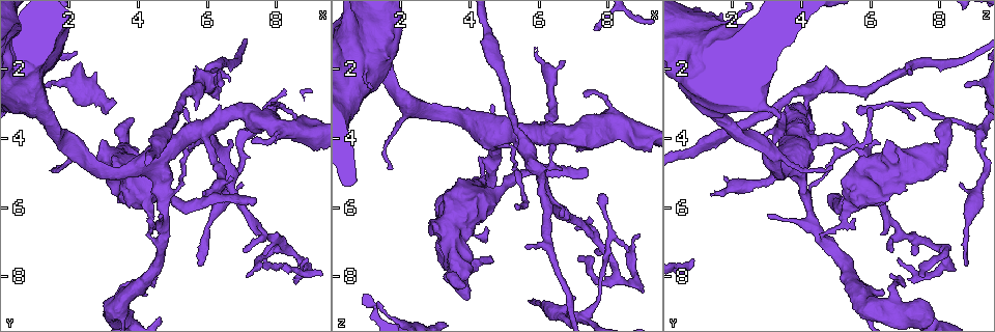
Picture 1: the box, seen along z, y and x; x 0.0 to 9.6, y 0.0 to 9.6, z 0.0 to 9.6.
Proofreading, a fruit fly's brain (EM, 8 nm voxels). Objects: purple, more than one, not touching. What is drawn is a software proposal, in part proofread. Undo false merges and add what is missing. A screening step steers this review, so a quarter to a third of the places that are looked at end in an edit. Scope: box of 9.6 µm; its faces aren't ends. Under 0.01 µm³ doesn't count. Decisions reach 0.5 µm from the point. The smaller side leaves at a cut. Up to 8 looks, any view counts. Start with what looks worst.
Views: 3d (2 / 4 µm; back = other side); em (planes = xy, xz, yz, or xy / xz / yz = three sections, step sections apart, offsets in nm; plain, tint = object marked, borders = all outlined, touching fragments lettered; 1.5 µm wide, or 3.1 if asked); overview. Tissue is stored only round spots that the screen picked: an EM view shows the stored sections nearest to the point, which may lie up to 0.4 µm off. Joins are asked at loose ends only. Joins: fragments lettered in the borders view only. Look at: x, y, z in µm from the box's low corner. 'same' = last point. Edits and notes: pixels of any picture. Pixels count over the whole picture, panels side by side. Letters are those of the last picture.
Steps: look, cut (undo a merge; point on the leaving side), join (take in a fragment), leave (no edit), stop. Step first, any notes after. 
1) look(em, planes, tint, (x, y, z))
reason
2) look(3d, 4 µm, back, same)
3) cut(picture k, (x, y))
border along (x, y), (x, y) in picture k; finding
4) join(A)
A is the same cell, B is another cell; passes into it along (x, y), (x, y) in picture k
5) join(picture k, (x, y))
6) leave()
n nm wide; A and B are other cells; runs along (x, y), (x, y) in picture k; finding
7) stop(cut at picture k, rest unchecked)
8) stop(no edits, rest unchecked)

look(em, planes, borders, (5.75, 7.60, 8.75))
branch stops here

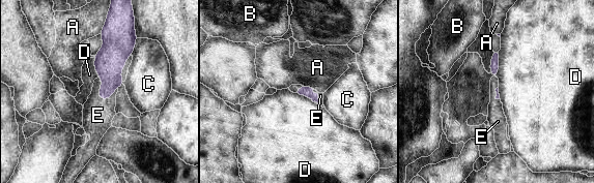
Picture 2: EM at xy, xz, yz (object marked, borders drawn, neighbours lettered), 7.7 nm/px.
join(E)
D touches over 220 nm; E is the same cell, A, B, C and D are other cells; it goes on there

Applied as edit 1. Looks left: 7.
look(overview)
redraw

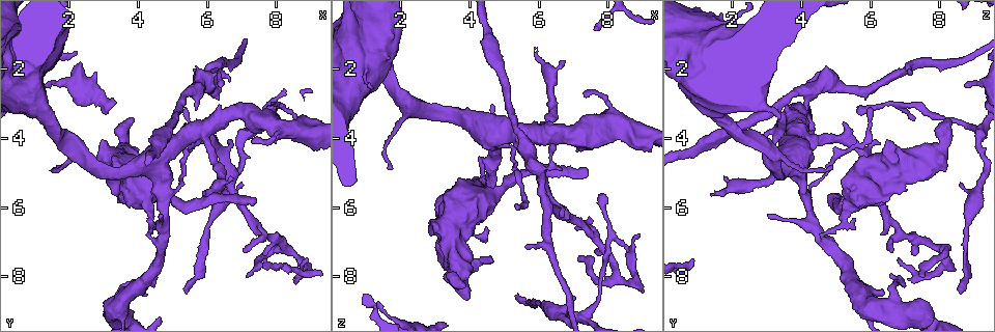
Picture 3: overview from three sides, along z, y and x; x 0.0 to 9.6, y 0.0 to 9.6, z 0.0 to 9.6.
look(3d, 4 µm, (5.95, 5.60, 1.45))
an open end

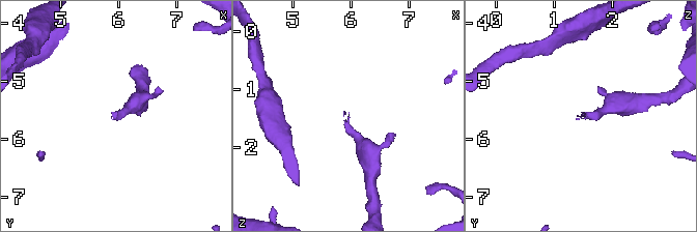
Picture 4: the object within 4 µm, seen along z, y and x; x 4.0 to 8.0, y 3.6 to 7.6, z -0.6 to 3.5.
look(em, planes, borders, (6.00, 5.60, 1.40))
shape alone is not enough

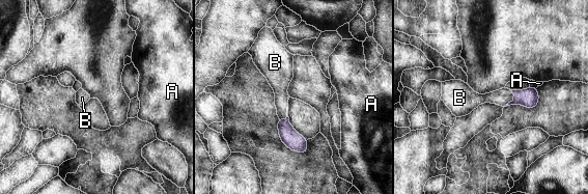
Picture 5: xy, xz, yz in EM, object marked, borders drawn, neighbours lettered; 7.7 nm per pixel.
join(B)
B is the same cell, A is another cell; passes into it along (289, 137), (287, 116), (280, 85) in picture 5; the cell continues

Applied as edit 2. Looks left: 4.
look(overview)

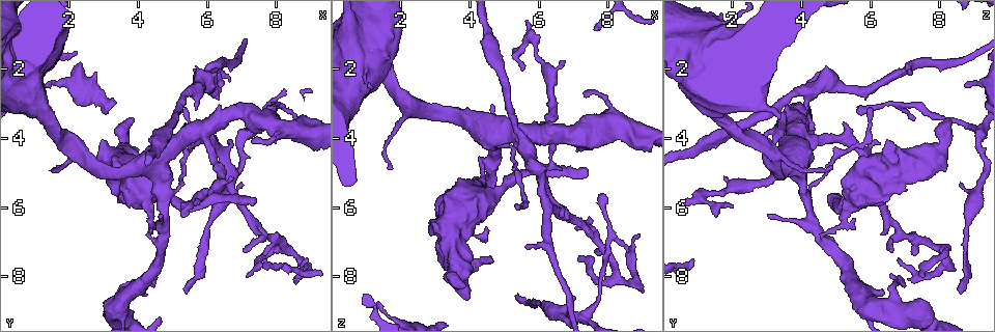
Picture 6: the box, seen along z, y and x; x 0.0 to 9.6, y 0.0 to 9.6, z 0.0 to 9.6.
look(em, xy, step 4, tint, (7.00, 5.40, 8.60))
branch stops here

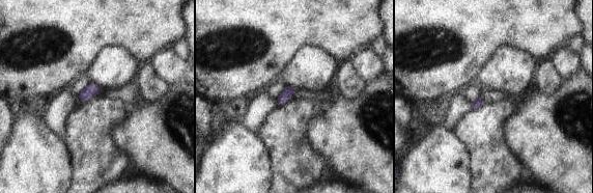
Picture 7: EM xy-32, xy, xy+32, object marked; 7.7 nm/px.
look(em, planes, borders, same)
another direction

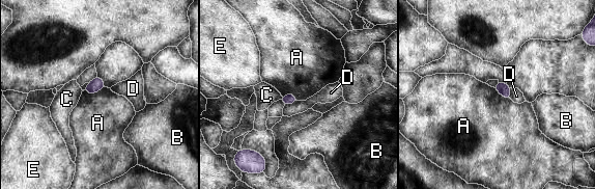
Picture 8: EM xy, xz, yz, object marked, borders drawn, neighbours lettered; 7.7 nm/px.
leave()
A, B, C, D and E are other cells; border along (106, 86), (93, 93), (83, 91) in picture 8; no lettered fragment goes on from it

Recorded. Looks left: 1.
stop(join at picture 2, join at picture 5, rest unchecked)

